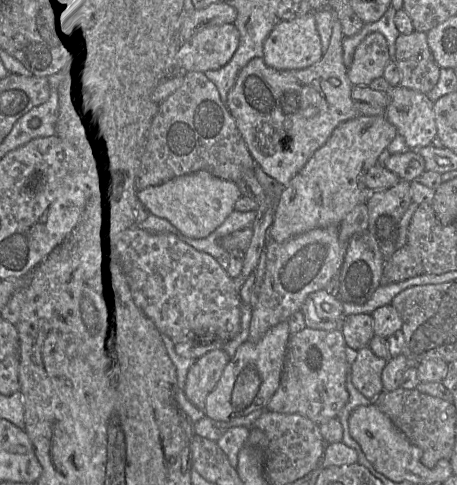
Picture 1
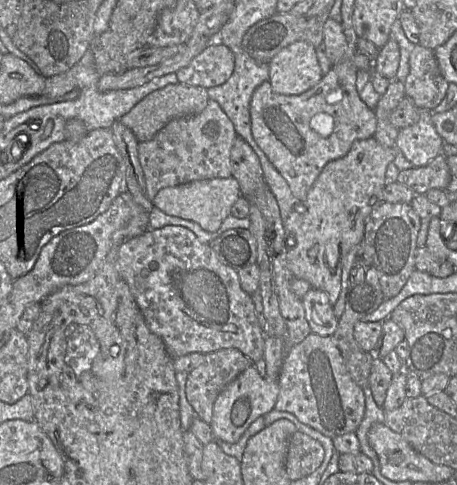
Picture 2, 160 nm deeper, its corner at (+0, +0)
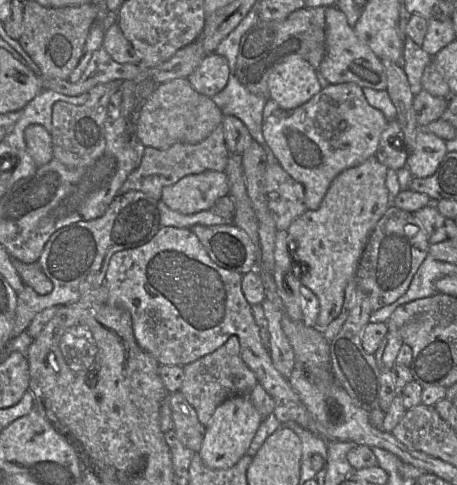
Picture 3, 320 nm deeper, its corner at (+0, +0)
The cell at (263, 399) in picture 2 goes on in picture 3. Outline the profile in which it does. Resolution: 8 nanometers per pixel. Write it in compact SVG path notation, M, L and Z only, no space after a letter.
M249 395L234 396L221 403L206 426L206 433L199 451L205 466L211 469L228 469L234 466L251 444L263 418L254 407Z

